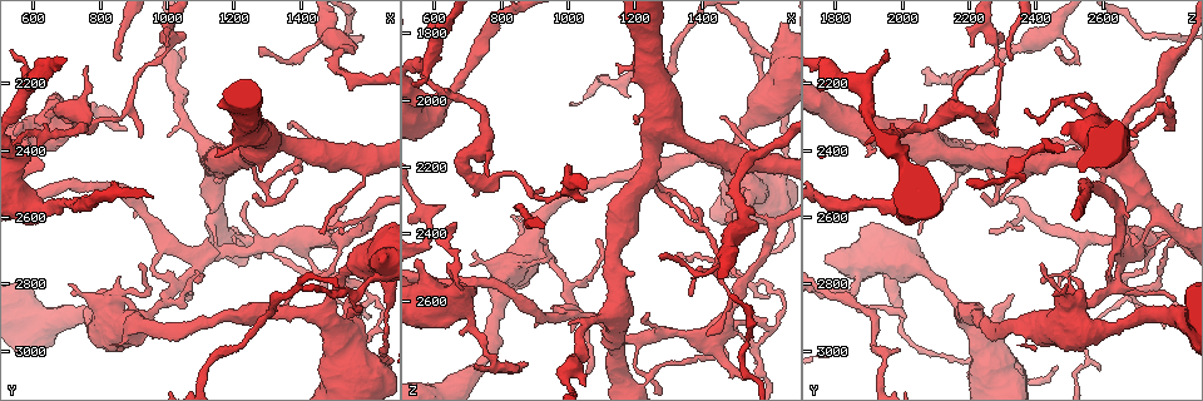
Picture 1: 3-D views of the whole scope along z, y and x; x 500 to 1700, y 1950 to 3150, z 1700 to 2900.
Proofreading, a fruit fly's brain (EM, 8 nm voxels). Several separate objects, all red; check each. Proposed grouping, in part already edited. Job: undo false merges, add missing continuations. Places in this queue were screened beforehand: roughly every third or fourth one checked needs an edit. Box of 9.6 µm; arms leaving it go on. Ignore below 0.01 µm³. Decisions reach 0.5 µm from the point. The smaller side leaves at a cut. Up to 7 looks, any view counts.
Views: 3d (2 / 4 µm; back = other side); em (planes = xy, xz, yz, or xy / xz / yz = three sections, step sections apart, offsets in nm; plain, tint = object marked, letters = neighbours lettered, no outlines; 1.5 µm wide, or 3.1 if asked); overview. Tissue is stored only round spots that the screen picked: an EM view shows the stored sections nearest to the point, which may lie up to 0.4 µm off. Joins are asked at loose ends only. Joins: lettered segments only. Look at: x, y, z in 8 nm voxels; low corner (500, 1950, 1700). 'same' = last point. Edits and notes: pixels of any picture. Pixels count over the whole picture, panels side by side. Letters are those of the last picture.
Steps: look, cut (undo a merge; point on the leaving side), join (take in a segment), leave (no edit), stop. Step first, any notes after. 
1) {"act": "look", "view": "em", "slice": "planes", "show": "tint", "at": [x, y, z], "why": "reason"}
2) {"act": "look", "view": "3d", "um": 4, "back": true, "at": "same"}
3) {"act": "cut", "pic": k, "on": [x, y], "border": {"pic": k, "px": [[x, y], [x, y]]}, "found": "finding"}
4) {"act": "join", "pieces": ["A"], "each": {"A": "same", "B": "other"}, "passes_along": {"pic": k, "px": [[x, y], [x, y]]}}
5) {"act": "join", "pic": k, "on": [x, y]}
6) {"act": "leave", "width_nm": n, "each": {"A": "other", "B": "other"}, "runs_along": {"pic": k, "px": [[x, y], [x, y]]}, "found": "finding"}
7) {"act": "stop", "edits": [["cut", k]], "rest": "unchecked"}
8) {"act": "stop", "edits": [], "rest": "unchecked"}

{"act": "look", "view": "3d", "um": 4, "at": [570, 2330, 2540], "why": "sudden change in width"}

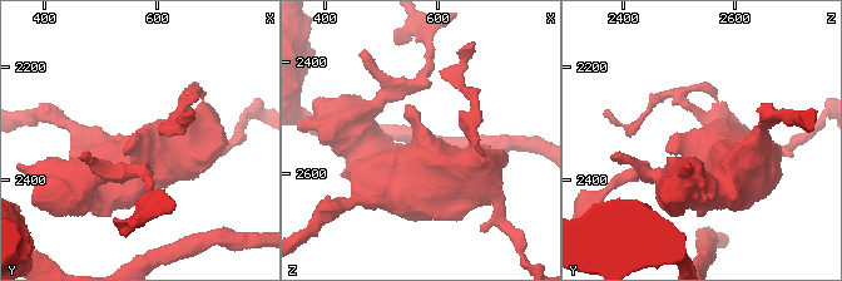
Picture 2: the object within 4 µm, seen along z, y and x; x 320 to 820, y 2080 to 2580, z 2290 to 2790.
{"act": "look", "view": "em", "slice": "planes", "show": "tint", "at": [570, 2335, 2540], "why": "now the EM"}

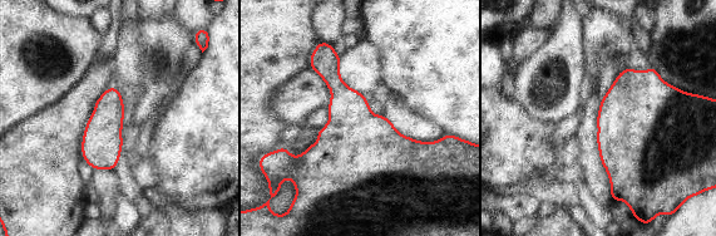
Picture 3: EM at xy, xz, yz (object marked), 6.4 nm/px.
{"act": "look", "view": "em", "slice": "planes", "show": "letters", "at": "same"}

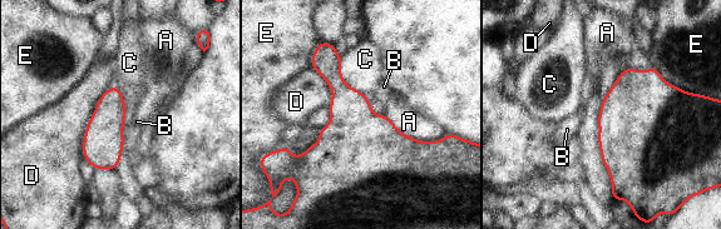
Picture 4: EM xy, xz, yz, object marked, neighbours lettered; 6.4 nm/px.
{"act": "leave", "each": {"A": "other", "B": "other", "C": "other", "D": "other", "E": "other"}, "border": {"pic": 4, "px": [[112, 84], [87, 125], [84, 159]]}, "found": "continuous, no second neuron"}

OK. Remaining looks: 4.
{"act": "look", "view": "3d", "um": 2, "at": [1280, 2090, 2470], "why": "thin end"}

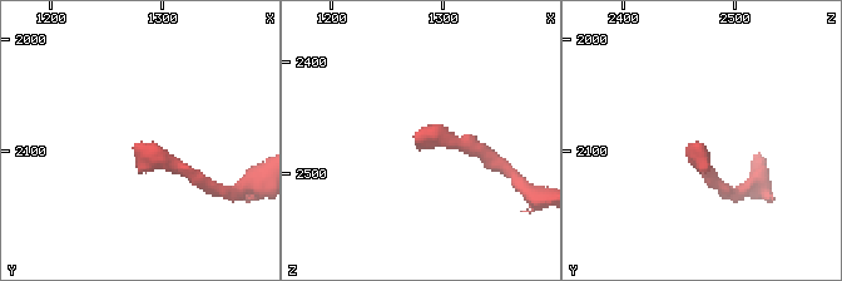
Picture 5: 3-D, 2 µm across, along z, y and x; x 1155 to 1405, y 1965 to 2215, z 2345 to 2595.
{"act": "look", "view": "em", "slice": "planes", "show": "letters", "at": [1276, 2090, 2472]}

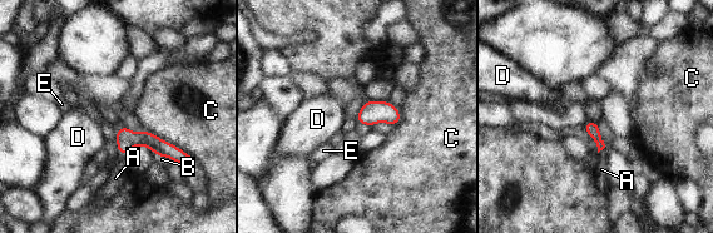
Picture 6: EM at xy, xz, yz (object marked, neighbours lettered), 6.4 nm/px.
{"act": "join", "pieces": ["A"], "each": {"A": "same", "B": "other", "C": "other", "D": "other", "E": "other"}, "passes_along": {"pic": 6, "px": [[127, 139], [123, 153], [115, 178]]}, "found": "it goes on there"}

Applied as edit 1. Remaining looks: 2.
{"act": "look", "view": "3d", "um": 4, "at": [1420, 2370, 2700], "why": "branch stops here"}

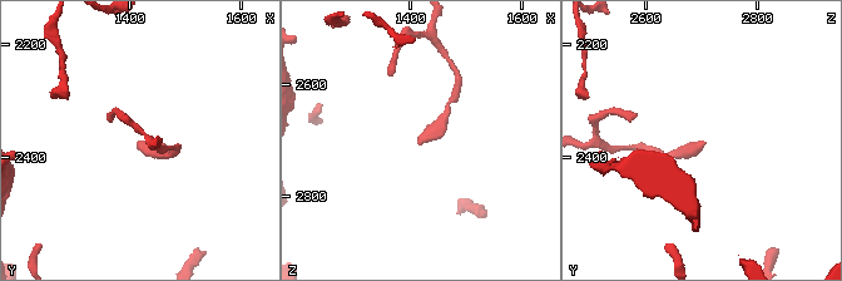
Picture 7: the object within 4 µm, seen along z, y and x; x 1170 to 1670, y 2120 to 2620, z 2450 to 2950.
{"act": "look", "view": "em", "slice": "yz", "step": 4, "show": "letters", "at": [1420, 2375, 2710], "why": "now the EM"}

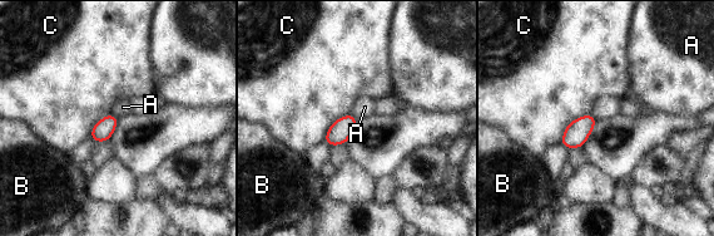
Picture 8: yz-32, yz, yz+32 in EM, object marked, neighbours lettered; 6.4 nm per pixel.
{"act": "leave", "width_nm": 120, "each": {"A": "other", "B": "other", "C": "other"}, "border": {"pic": 8, "px": [[110, 113], [118, 119]]}, "found": "no lettered segment goes on from it"}

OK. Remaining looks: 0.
{"act": "stop", "edits": [["join", 6]], "rest": "unchecked"}

